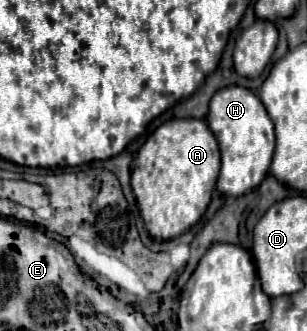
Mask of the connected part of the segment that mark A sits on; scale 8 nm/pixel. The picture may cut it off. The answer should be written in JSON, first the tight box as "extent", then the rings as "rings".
{"extent":[132,119,220,241],"rings":[[[170,119],[140,147],[132,169],[132,191],[154,239],[166,241],[188,231],[206,211],[220,169],[220,149],[204,119]]]}

